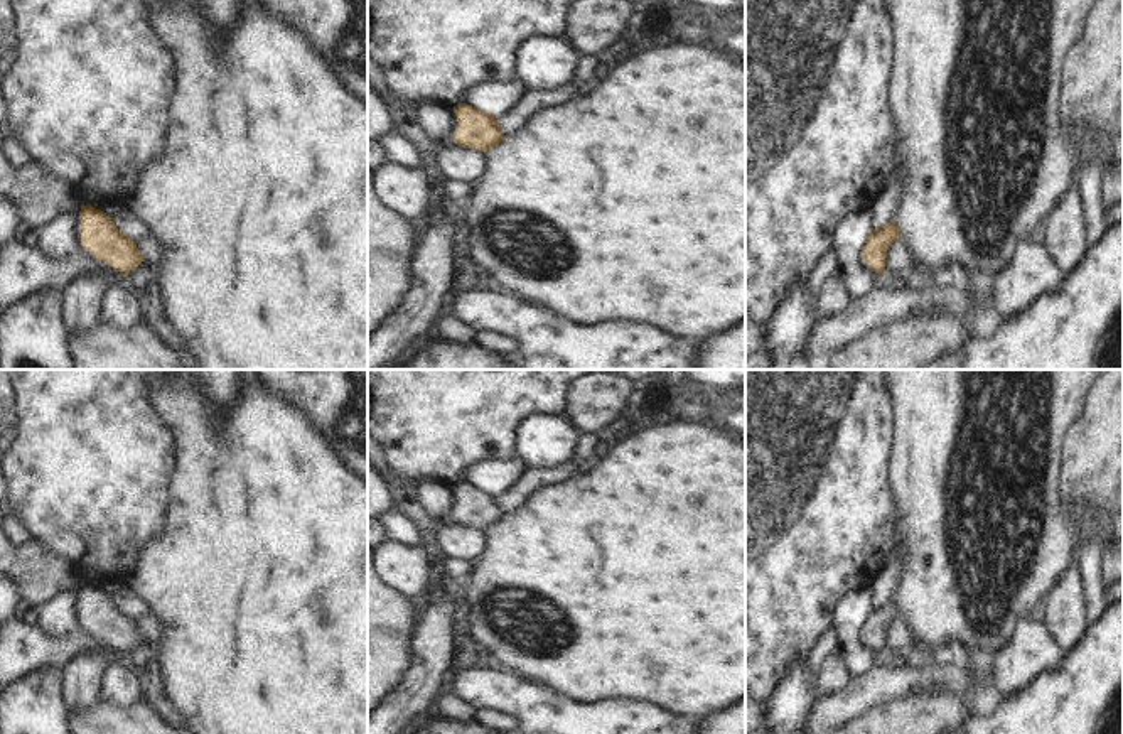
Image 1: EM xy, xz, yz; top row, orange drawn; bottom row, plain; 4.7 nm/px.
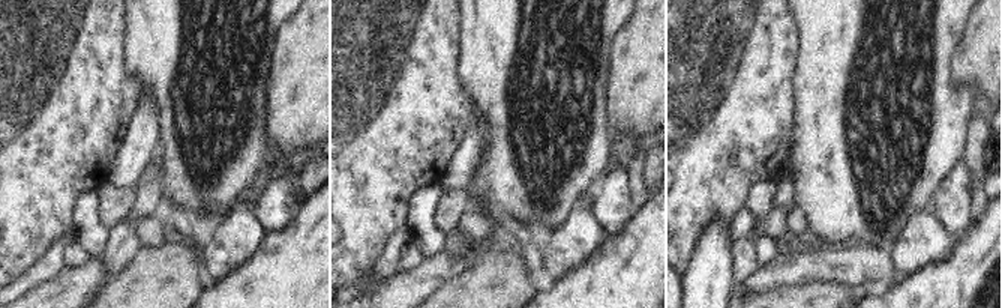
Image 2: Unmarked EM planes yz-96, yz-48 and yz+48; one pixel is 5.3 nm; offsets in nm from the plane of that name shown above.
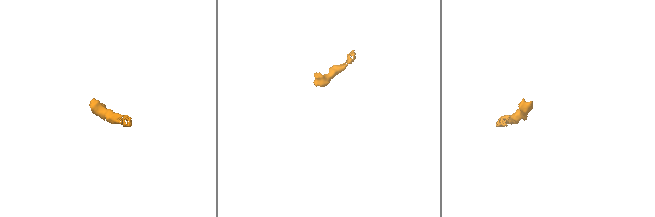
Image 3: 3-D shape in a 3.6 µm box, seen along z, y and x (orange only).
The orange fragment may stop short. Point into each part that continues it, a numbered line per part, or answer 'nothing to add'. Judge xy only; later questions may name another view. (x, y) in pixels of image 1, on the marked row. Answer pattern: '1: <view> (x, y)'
nothing to add.

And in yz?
nothing to add.

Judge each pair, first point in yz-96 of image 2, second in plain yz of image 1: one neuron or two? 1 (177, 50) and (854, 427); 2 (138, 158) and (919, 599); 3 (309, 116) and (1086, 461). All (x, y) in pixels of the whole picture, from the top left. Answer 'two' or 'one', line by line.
1: two
2: two
3: one

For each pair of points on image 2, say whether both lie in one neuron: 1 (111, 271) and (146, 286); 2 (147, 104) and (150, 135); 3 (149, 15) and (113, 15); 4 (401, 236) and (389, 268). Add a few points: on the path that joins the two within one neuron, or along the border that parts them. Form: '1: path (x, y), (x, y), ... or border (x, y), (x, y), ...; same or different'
1: border (141, 248), (99, 292); different
2: path (147, 111), (147, 128); same
3: border (128, 15), (123, 50); different
4: path (393, 244), (389, 260); same

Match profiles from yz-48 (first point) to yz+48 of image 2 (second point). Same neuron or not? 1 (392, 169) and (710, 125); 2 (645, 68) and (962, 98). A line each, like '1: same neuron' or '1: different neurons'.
1: same neuron
2: different neurons

